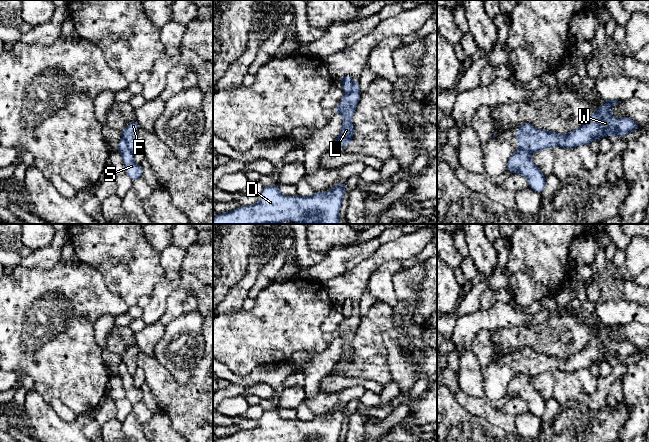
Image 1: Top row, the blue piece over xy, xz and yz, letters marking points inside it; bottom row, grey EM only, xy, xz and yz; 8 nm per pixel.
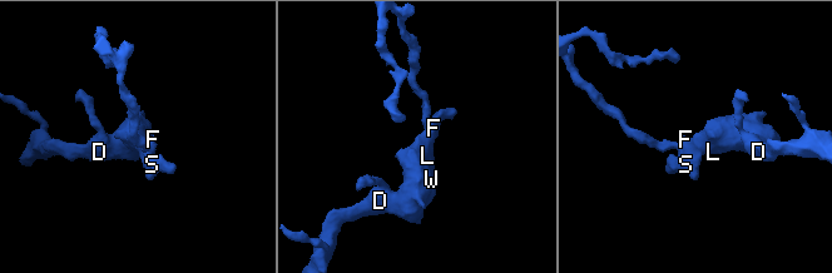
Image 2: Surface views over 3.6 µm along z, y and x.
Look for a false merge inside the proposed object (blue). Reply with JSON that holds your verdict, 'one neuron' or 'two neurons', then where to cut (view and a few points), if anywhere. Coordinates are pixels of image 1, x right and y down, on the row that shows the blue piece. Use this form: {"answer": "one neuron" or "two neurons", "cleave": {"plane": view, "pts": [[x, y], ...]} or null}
{"answer": "two neurons", "cleave": {"plane": "xz", "pts": [[353, 82], [352, 89], [344, 94]]}}

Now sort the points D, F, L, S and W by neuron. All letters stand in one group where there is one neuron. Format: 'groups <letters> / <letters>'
groups D F L W / S

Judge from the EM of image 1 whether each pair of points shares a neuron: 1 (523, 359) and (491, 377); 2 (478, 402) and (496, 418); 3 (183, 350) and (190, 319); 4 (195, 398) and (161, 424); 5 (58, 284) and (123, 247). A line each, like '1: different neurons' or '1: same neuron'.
1: same neuron
2: same neuron
3: same neuron
4: different neurons
5: different neurons

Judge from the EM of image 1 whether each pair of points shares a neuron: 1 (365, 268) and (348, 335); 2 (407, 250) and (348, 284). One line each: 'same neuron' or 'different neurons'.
1: same neuron
2: same neuron

